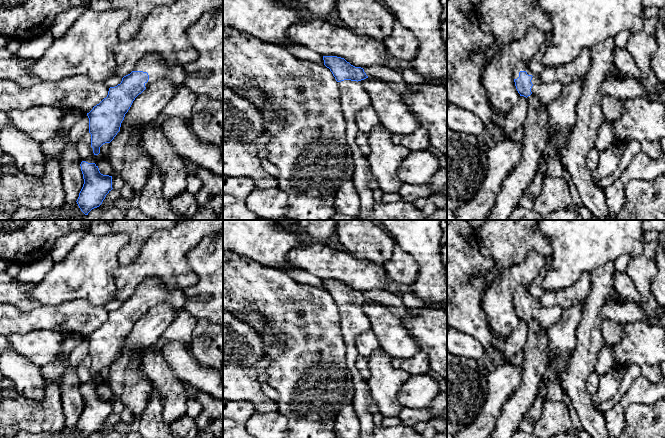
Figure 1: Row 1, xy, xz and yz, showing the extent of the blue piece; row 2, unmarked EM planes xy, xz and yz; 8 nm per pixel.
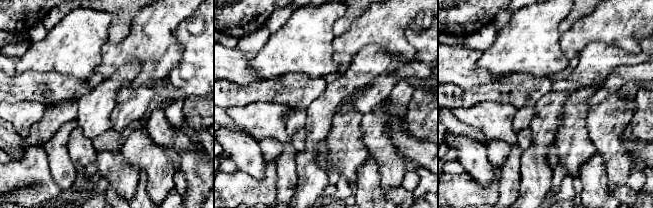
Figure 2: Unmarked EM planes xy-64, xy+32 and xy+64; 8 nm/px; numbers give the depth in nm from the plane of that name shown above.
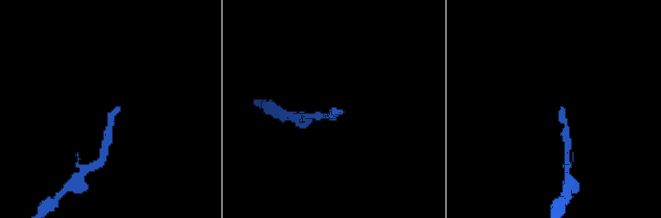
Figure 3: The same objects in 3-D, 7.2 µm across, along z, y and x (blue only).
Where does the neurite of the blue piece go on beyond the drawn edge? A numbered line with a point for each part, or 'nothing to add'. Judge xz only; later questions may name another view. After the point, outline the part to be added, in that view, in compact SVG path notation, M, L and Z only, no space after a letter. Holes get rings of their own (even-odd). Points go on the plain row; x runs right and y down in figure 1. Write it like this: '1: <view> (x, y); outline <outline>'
1: xz (353, 321); outline M344 304L337 306L340 315L340 327L345 346L347 348L347 367L355 369L355 361L358 351L355 347L355 338L371 330L367 315L363 311L363 304Z

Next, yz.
1: yz (546, 316); outline M519 286L514 293L514 303L519 301L520 295L526 295L528 299L532 299L532 312L531 316L536 319L543 332L546 332L549 327L554 325L560 320L563 309L560 306L545 307L541 304L540 299L535 299L529 292L529 288Z

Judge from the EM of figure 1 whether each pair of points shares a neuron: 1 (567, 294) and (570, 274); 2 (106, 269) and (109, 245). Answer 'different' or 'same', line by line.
1: different
2: same

